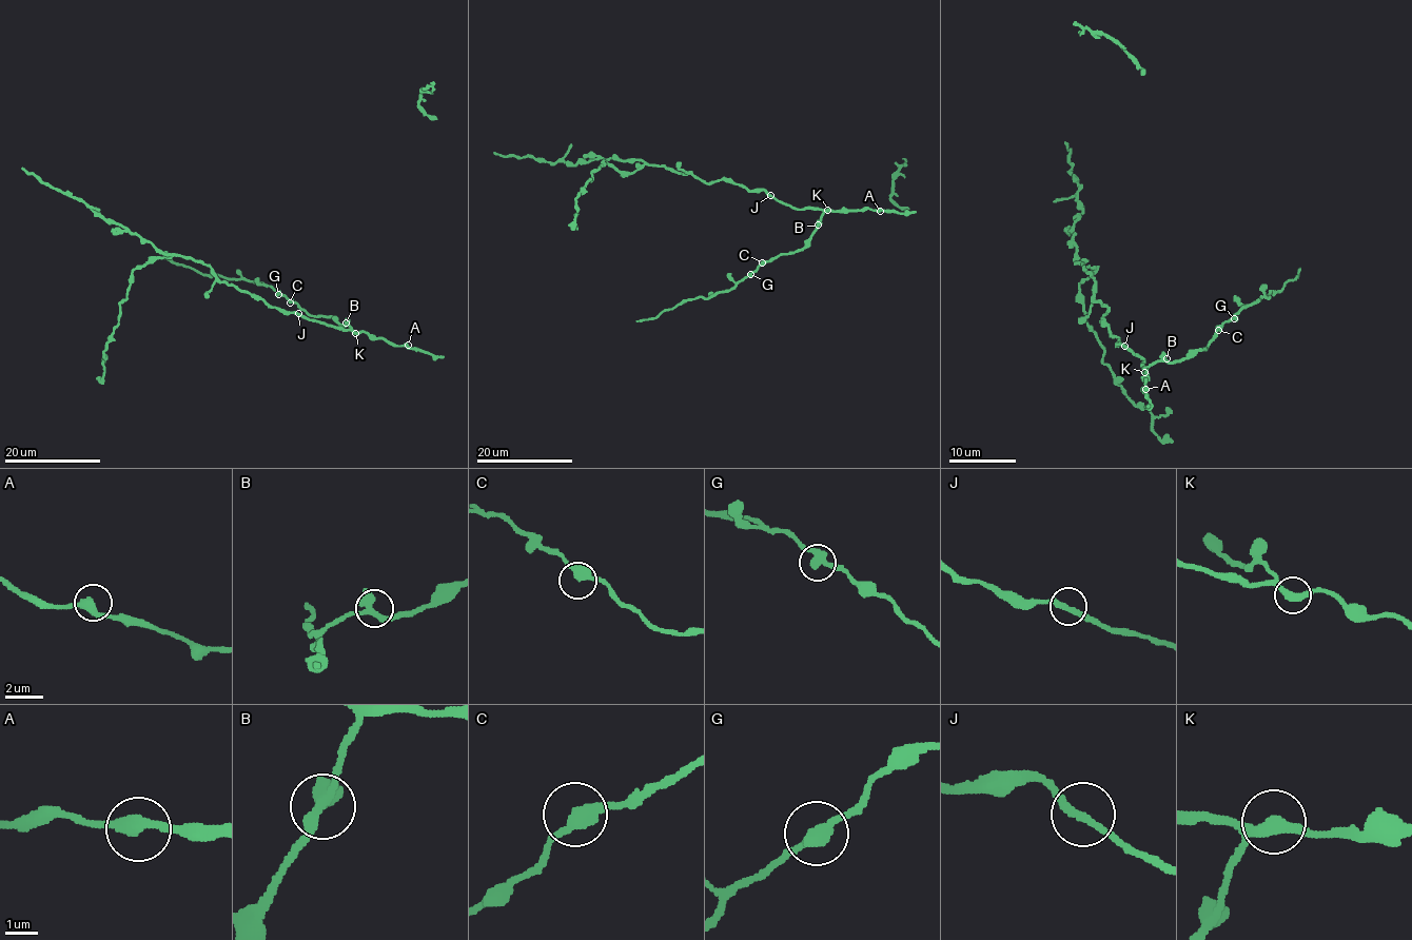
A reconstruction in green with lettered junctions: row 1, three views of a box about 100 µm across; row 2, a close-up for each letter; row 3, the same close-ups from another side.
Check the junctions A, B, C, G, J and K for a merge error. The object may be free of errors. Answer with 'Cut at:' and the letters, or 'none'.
Cut at: none

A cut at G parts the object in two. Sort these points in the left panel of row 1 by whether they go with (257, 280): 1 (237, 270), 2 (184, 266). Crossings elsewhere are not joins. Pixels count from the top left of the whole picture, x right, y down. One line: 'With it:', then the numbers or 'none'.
With it: 1, 2

